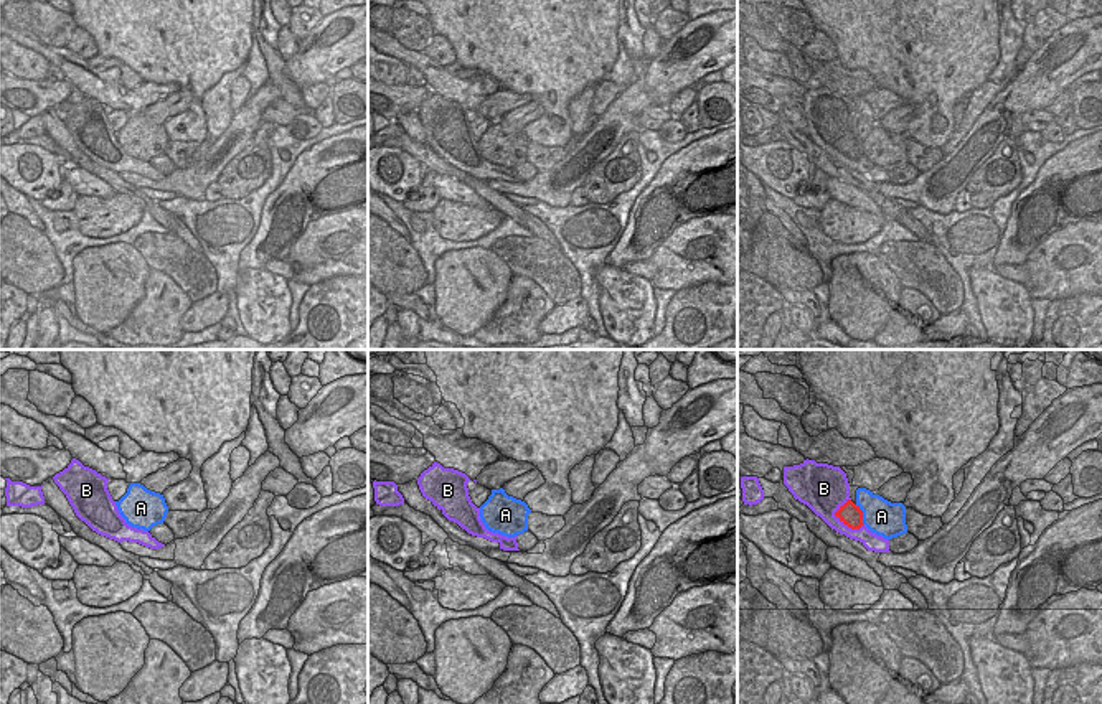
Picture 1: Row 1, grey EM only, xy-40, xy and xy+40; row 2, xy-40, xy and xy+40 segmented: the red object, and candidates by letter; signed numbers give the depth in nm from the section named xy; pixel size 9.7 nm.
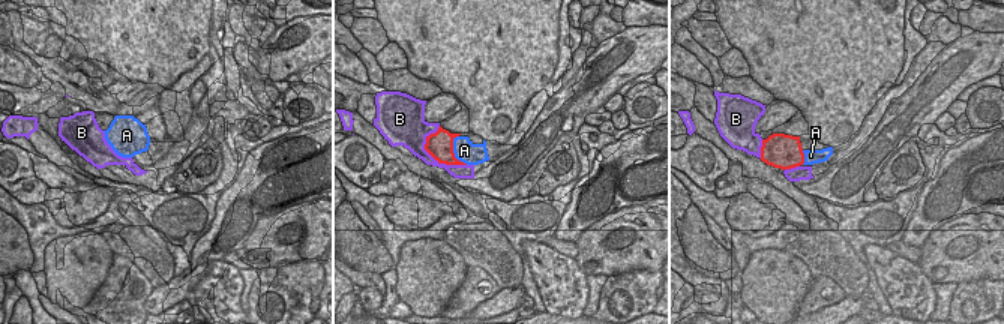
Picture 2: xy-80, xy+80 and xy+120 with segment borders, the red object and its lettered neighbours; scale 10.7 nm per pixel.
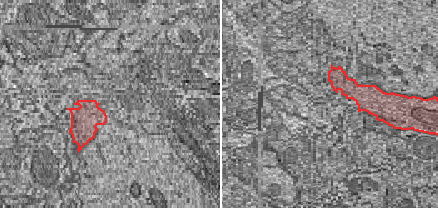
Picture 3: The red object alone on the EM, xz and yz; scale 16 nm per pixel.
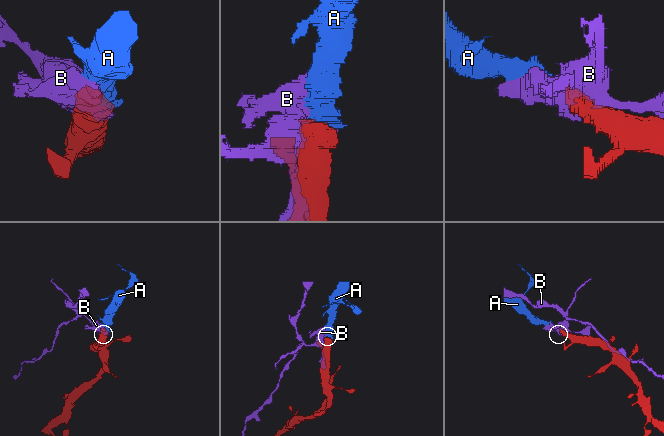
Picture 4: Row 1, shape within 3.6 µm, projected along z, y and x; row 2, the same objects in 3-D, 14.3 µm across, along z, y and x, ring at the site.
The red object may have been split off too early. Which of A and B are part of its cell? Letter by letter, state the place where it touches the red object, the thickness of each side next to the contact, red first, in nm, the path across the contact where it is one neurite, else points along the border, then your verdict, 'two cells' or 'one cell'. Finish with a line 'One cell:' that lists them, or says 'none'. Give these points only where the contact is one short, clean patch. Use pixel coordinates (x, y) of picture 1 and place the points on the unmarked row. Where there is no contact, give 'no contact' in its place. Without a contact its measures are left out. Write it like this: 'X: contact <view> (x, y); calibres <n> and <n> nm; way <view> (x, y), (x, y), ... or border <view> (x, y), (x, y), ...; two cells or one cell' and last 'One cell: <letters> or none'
A: contact xy+40 (861, 145); calibres 200 and 340 nm; one cell
B: contact xy+40 (848, 157); calibres 200 and 160 nm; two cells
One cell: A

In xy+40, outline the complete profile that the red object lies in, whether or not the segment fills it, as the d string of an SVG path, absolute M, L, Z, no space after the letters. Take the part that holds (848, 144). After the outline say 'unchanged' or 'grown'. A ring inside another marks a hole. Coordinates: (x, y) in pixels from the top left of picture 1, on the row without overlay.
M858 119L856 132L848 130L835 147L851 160L866 157L884 170L907 163L906 137L902 134L891 134L866 119Z; grown

